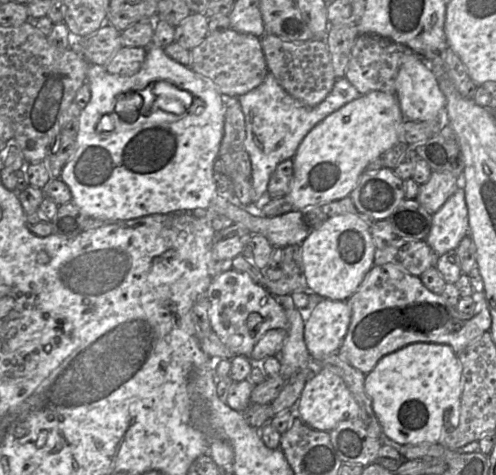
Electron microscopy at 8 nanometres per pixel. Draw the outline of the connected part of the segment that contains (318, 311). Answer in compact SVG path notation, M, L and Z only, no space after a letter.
M322 298L319 303L309 311L305 311L304 339L310 357L313 360L322 360L335 354L340 349L351 321L351 308L347 301L337 301Z

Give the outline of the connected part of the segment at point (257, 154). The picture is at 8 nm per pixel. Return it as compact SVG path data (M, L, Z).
M269 72L258 87L238 97L245 118L244 149L251 160L250 182L254 204L261 204L266 199L268 183L277 165L294 157L309 131L329 114L361 95L344 76L337 79L331 92L321 103L308 106L291 96Z

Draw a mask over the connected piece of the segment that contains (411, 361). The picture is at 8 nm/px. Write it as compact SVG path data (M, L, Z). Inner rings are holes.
M415 342L389 353L366 374L364 387L382 431L399 444L439 443L445 423L457 426L462 366L449 345Z

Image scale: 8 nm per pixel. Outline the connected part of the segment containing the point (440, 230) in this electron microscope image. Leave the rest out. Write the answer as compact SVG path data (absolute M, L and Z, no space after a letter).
M460 187L437 212L432 214L431 229L425 241L440 256L456 250L468 234L468 208L464 188Z

